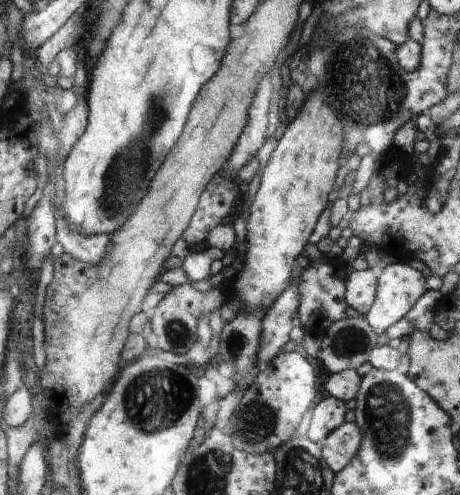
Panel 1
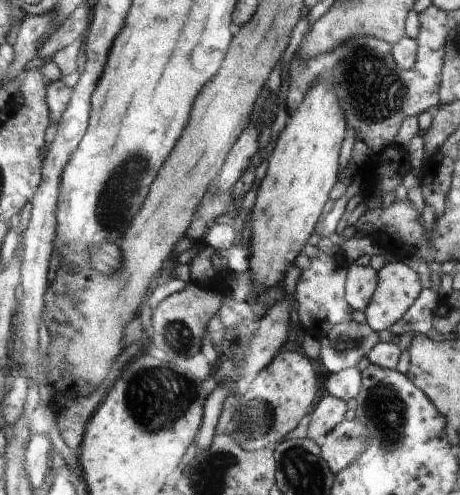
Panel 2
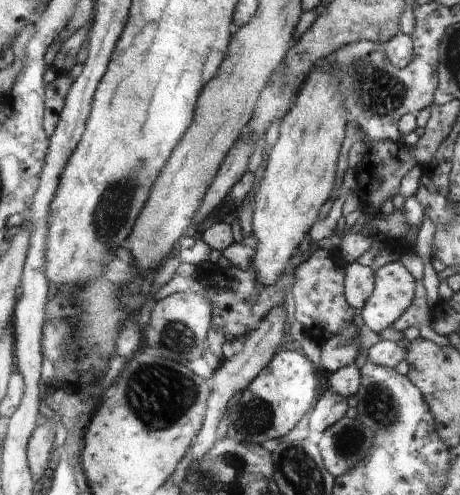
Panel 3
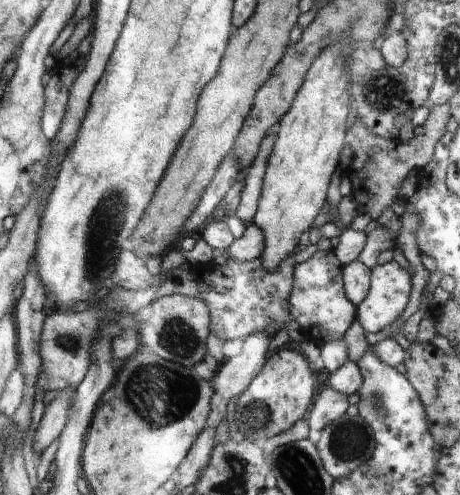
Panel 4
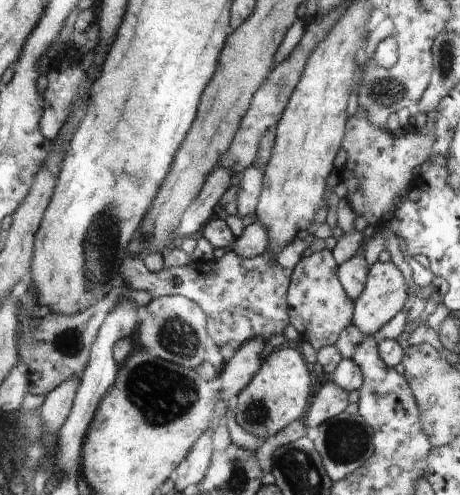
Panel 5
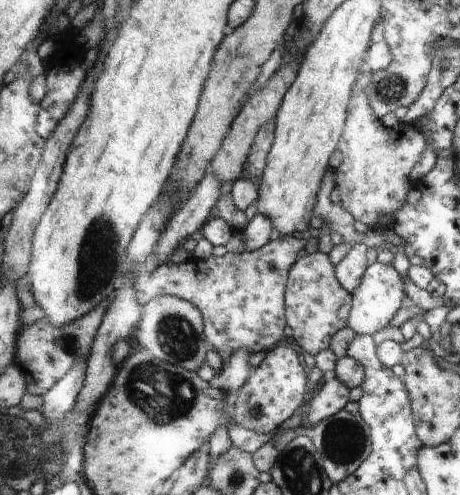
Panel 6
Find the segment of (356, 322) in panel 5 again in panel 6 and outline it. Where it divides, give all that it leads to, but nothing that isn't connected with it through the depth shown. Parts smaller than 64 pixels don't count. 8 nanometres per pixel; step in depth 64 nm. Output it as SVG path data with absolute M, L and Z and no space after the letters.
M381 262L369 264L369 270L365 272L365 280L353 292L353 312L349 318L349 328L357 336L371 336L373 332L385 328L391 316L395 316L395 312L399 310L401 298L403 298L403 284L399 274L393 270L393 266L391 264L385 266Z

